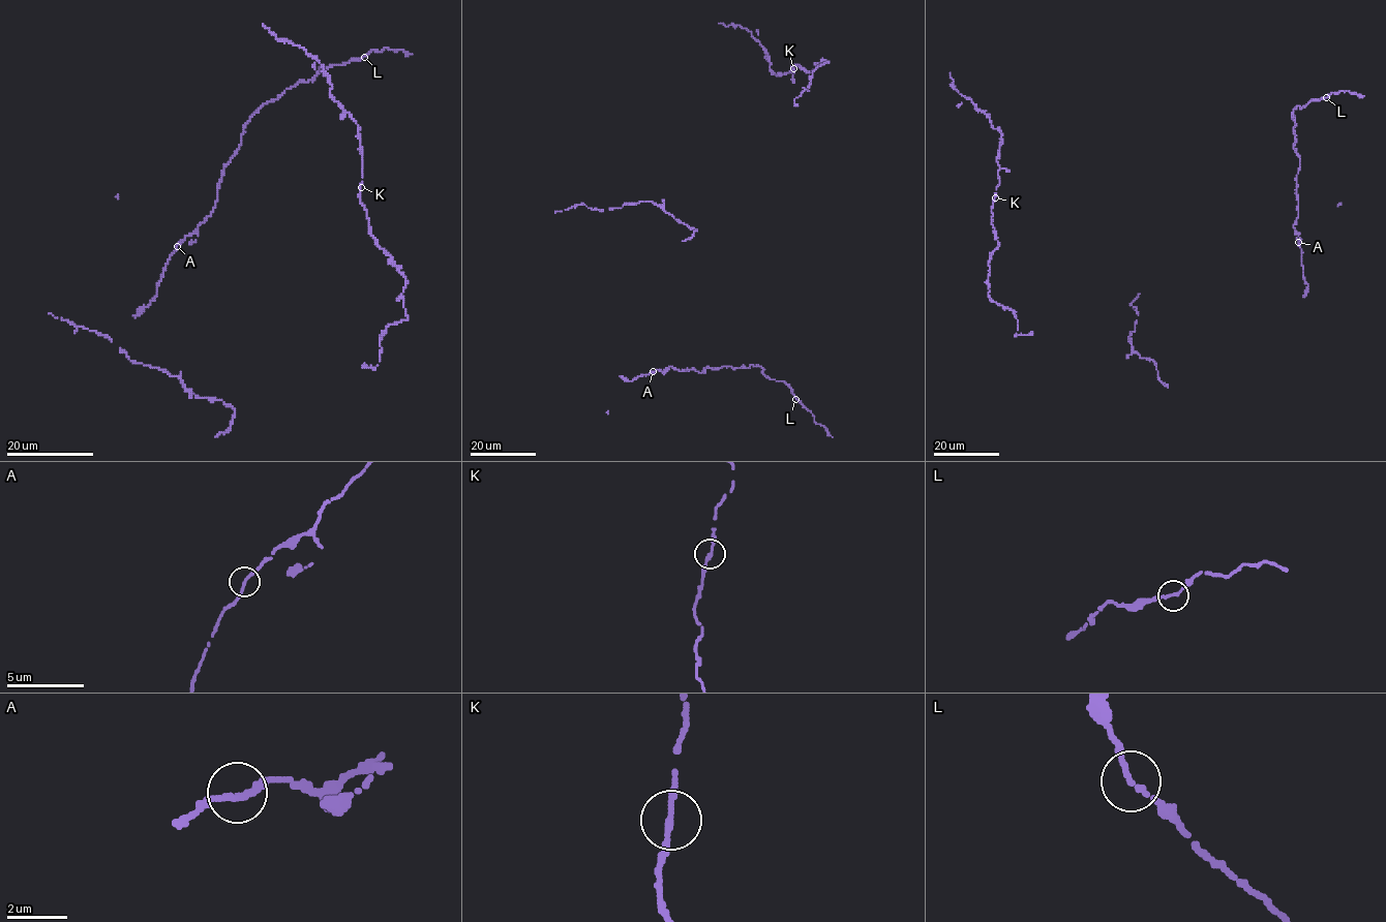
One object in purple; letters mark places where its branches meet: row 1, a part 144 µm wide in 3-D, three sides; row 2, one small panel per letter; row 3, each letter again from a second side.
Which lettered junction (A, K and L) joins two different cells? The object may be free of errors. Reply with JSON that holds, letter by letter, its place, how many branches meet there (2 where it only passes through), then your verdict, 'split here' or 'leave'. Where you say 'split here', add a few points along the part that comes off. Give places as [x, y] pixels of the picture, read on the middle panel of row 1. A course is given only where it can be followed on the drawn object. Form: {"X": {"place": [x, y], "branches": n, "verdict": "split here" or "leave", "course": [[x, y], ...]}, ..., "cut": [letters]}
{"A": {"place": [653, 371], "branches": 2, "verdict": "leave"}, "K": {"place": [793, 68], "branches": 2, "verdict": "leave"}, "L": {"place": [795, 399], "branches": 2, "verdict": "leave"}, "cut": []}

